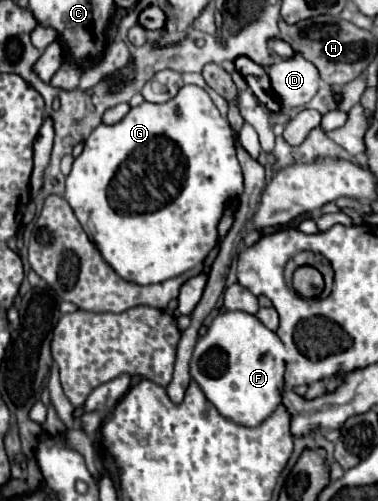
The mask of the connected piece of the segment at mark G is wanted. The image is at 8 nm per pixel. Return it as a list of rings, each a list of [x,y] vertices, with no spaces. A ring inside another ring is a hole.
[[[183,86],[179,90],[179,94],[175,98],[171,98],[171,102],[165,104],[151,104],[151,102],[143,102],[137,108],[131,108],[131,112],[113,126],[97,126],[91,136],[85,140],[83,152],[75,158],[73,162],[73,170],[67,176],[67,188],[65,188],[65,198],[71,204],[75,216],[79,218],[79,222],[91,232],[93,242],[97,244],[99,252],[103,254],[103,258],[107,260],[107,264],[125,280],[147,286],[147,284],[157,284],[157,282],[165,282],[169,278],[175,278],[187,270],[191,270],[193,266],[197,266],[199,262],[203,262],[211,250],[217,246],[217,224],[223,216],[225,204],[229,198],[235,198],[237,192],[243,192],[243,174],[241,174],[241,166],[237,162],[237,154],[235,154],[235,144],[233,144],[233,132],[231,126],[227,122],[227,118],[223,118],[219,114],[219,110],[215,108],[215,104],[211,102],[209,94],[199,88],[199,86]]]

